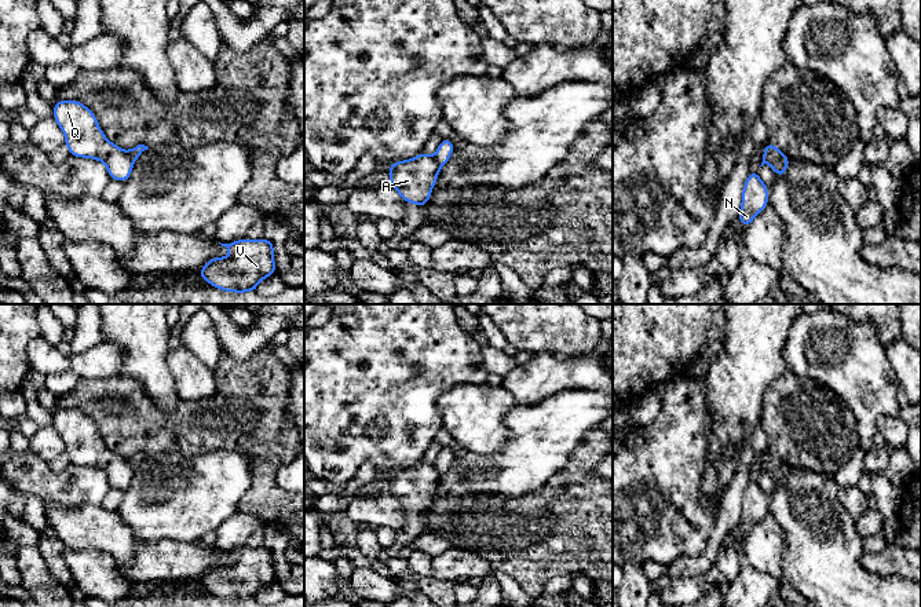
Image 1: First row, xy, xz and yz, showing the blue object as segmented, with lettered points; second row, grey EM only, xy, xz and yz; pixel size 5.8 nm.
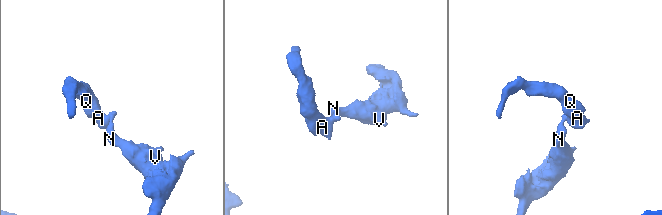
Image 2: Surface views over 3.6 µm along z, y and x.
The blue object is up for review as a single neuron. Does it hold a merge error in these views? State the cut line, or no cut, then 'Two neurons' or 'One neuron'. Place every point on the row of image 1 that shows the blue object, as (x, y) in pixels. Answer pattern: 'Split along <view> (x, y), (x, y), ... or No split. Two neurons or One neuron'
Split along yz (782, 154), (770, 163). Two neurons

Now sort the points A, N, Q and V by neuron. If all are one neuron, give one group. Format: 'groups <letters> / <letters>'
groups A Q / N V

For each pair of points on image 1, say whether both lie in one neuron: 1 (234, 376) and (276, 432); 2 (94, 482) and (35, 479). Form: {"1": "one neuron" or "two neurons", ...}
{"1": "one neuron", "2": "one neuron"}

